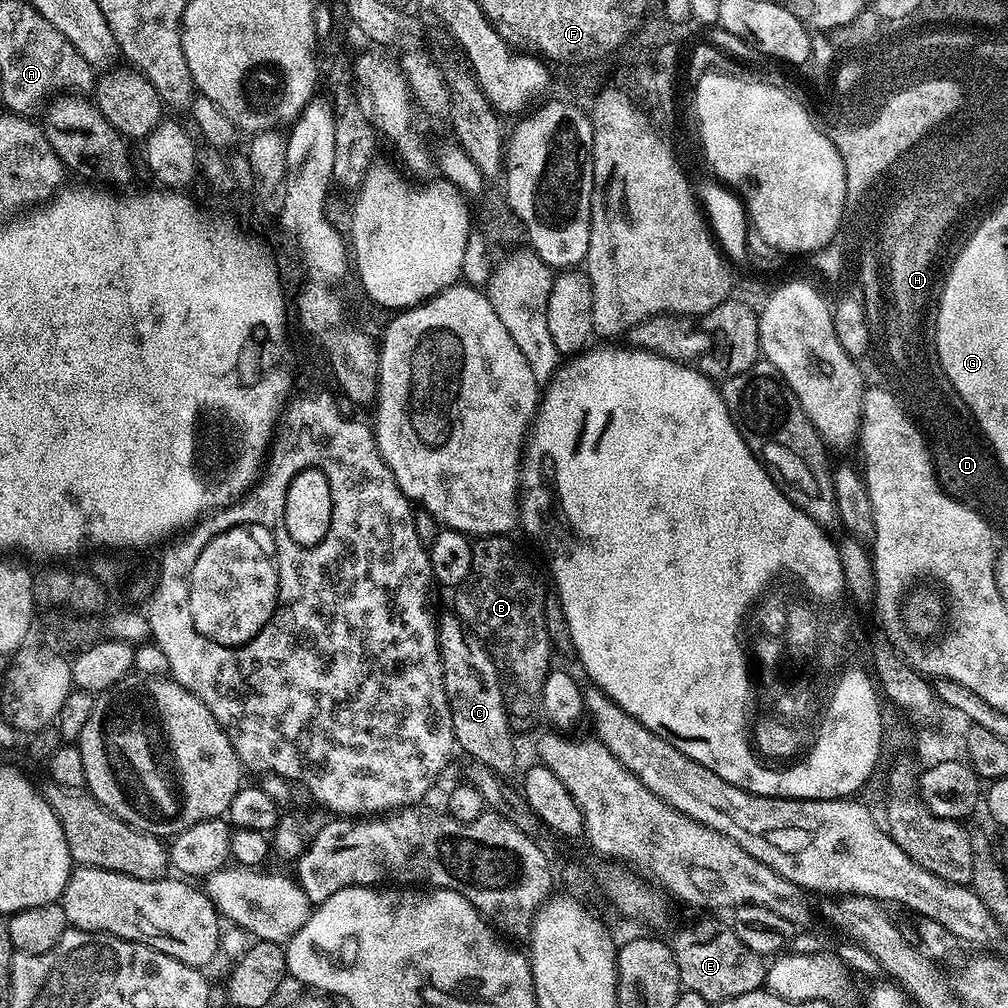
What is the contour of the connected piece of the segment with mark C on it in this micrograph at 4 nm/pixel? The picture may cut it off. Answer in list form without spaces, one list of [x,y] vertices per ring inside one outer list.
[[[449,614],[449,616],[442,616],[439,619],[437,627],[437,636],[439,638],[440,646],[440,660],[443,662],[444,670],[444,689],[447,692],[447,700],[450,702],[451,708],[451,722],[452,729],[455,732],[456,744],[457,747],[463,752],[463,750],[470,756],[469,759],[472,759],[475,763],[484,764],[490,768],[497,775],[509,775],[509,771],[516,764],[516,752],[514,750],[514,740],[512,738],[512,732],[510,727],[512,727],[511,721],[508,718],[508,714],[504,706],[504,695],[501,694],[500,678],[497,674],[496,667],[493,664],[493,660],[489,658],[488,652],[485,650],[483,644],[472,632],[465,628],[464,624],[461,623],[458,616],[454,614]]]

